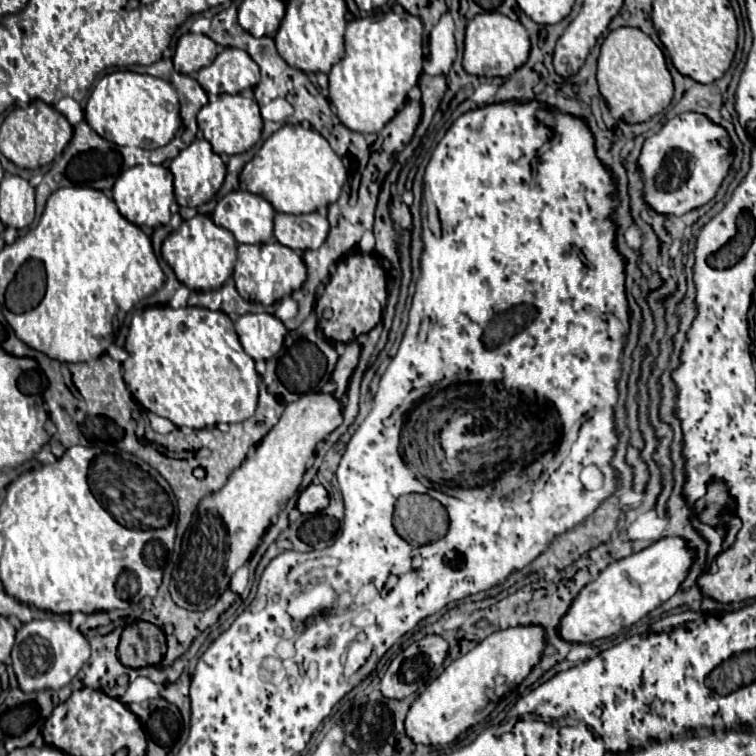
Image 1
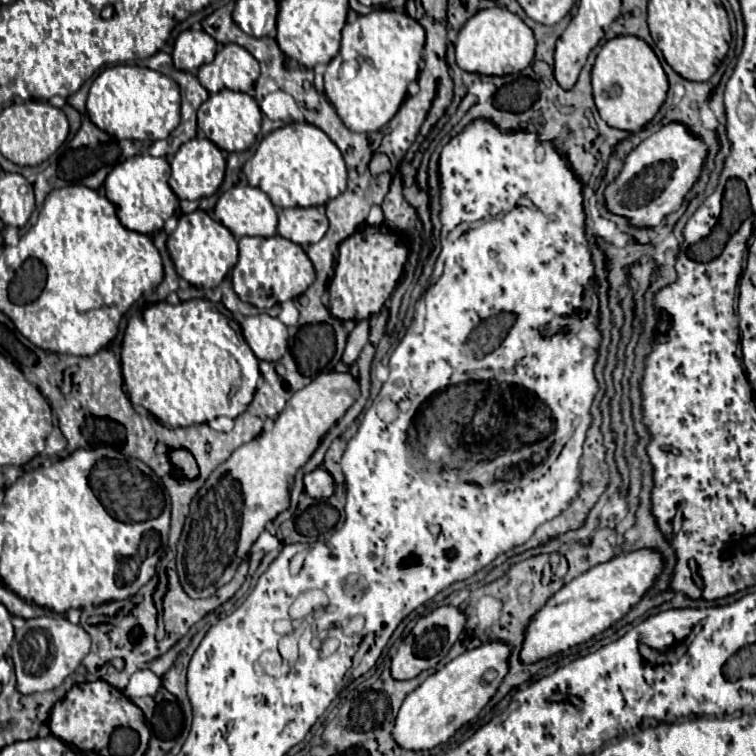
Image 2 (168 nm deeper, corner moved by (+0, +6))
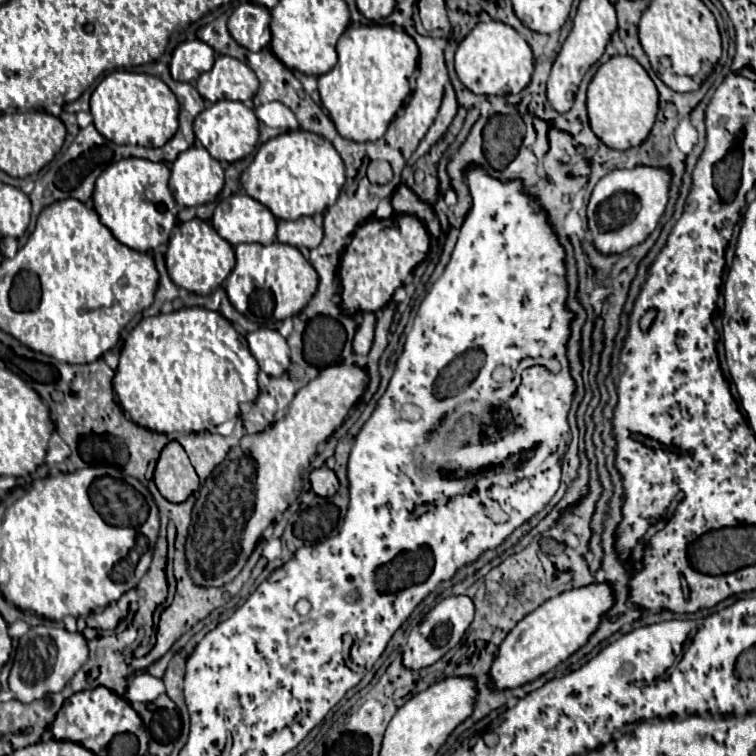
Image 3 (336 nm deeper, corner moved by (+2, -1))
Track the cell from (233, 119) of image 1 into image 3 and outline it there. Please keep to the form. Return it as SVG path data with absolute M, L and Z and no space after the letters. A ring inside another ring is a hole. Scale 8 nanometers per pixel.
M220 100L200 112L194 120L194 134L202 142L202 146L210 152L212 158L224 162L236 162L252 154L258 142L258 118L254 110L246 108L242 102Z

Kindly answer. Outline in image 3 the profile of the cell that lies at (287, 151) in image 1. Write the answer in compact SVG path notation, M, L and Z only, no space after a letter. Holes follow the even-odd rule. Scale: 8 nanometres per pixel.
M294 130L270 138L260 146L252 164L240 178L246 194L268 206L278 220L296 220L324 212L336 202L344 182L344 162L332 142L306 130Z

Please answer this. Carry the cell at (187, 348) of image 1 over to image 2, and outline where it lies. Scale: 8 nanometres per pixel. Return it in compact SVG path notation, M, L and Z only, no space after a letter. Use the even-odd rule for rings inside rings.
M190 299L178 305L162 301L132 315L122 341L120 361L130 401L144 407L158 421L170 427L198 425L220 415L232 419L238 417L248 409L260 377L258 359L254 357L242 333L234 329L232 313L222 303L212 303L208 299Z

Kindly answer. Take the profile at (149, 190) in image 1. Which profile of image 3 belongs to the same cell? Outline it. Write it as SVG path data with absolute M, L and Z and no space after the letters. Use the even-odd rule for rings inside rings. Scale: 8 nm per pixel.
M124 158L100 174L92 194L94 210L120 244L138 252L148 252L168 242L176 226L176 202L168 188L168 178L170 168L164 162L150 162L144 158Z

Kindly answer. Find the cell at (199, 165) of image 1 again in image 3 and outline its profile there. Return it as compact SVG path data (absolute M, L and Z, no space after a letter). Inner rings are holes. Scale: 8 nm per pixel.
M192 146L172 164L170 192L180 206L214 202L224 186L224 168L206 148Z

